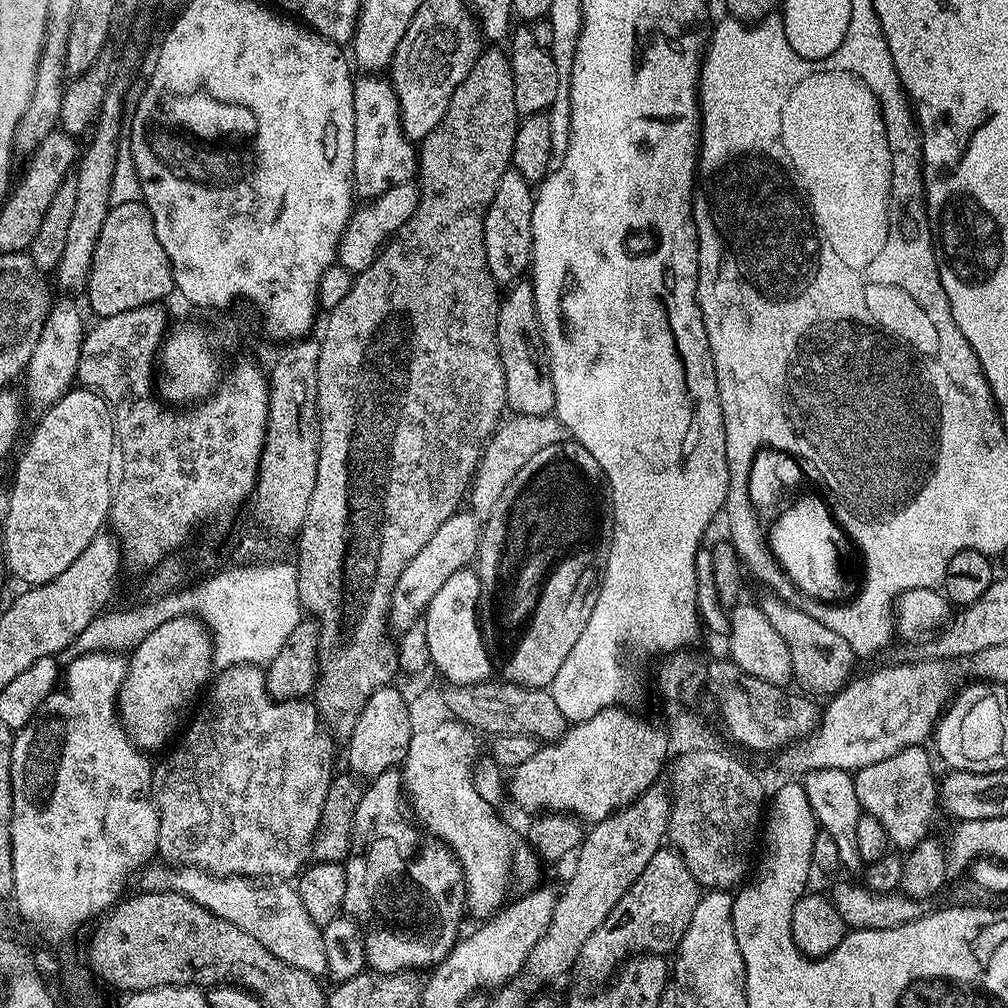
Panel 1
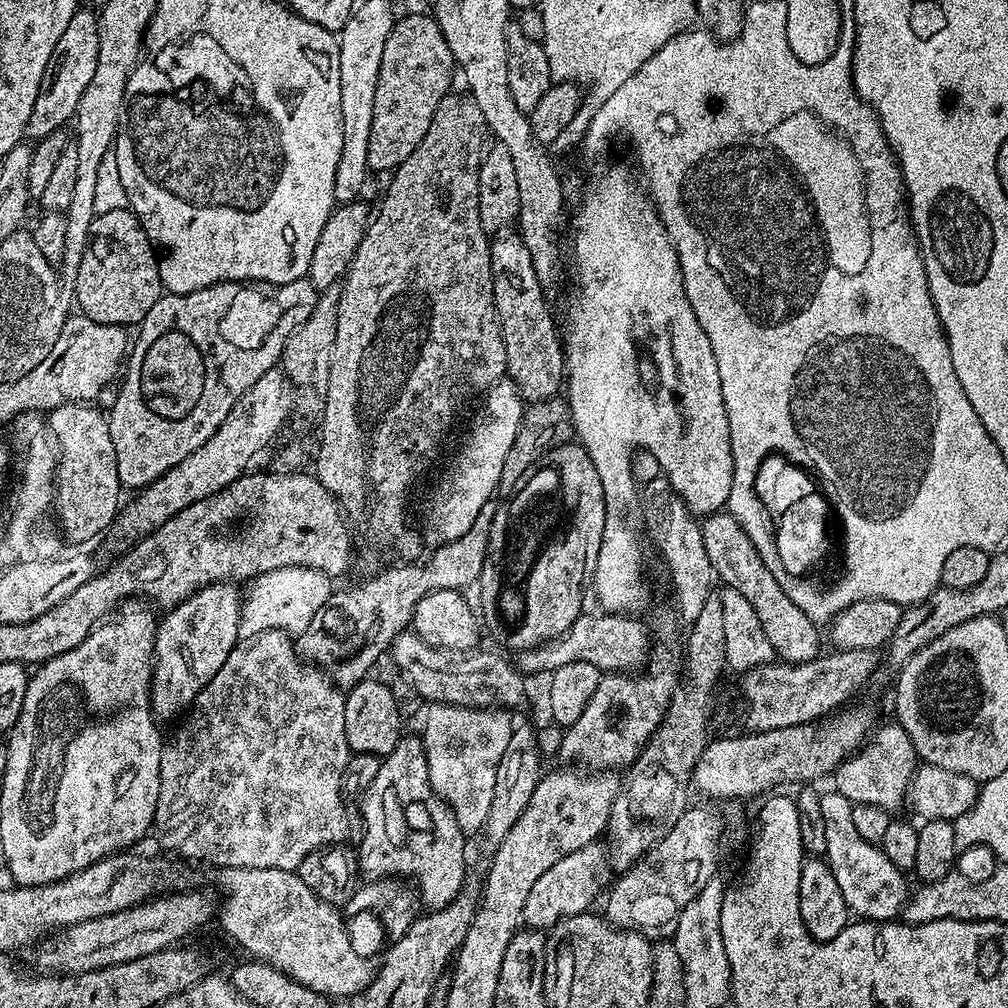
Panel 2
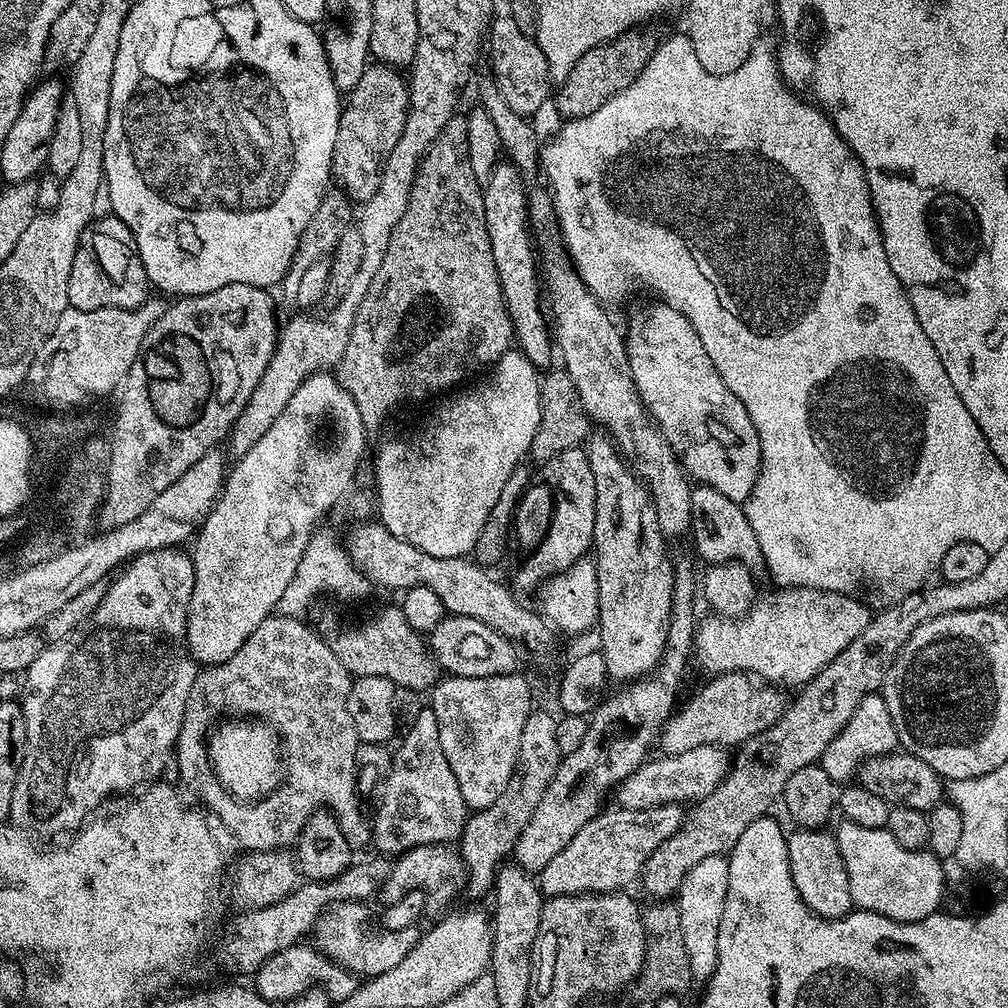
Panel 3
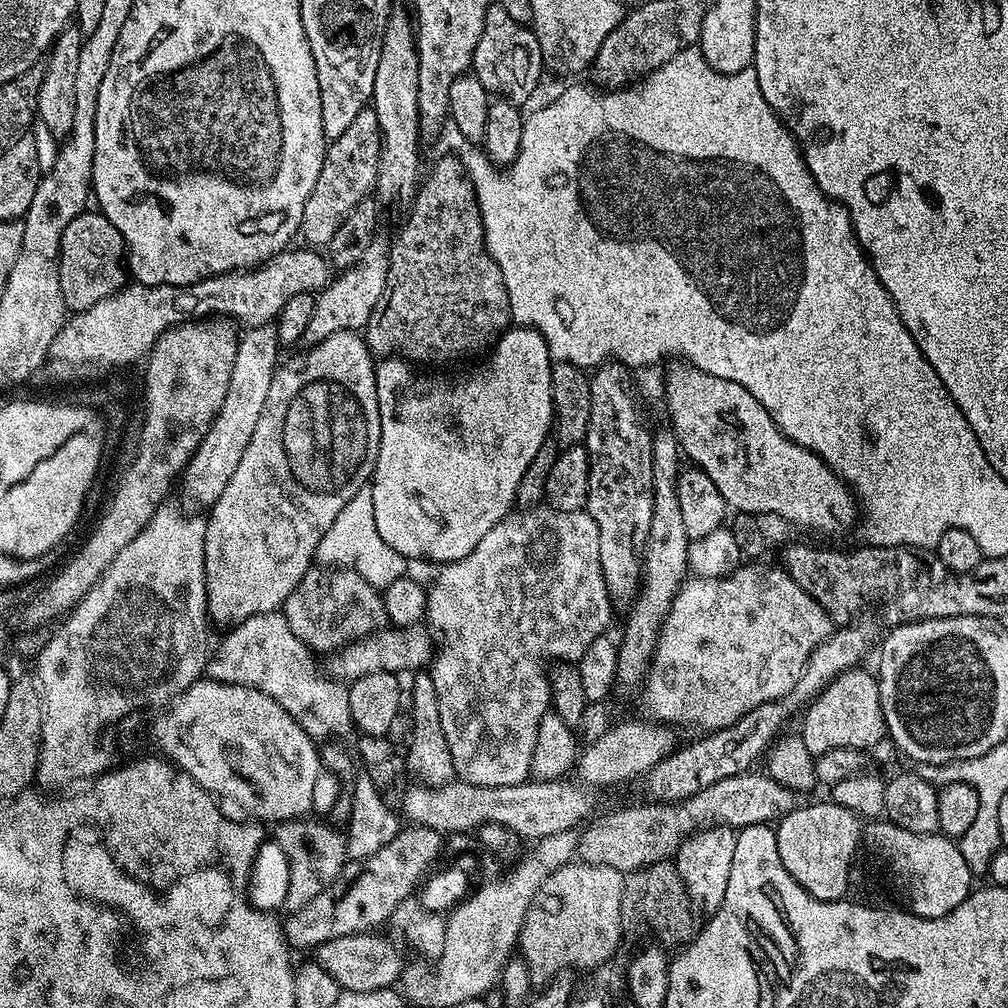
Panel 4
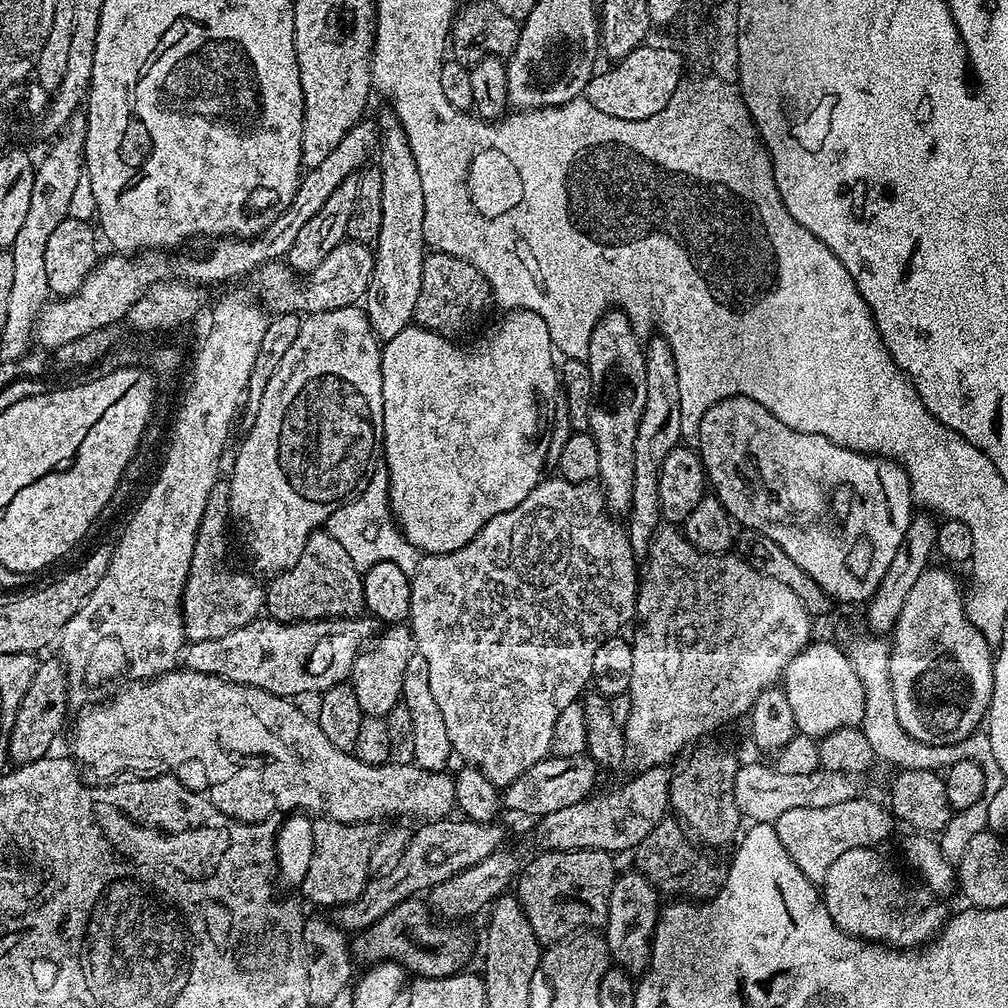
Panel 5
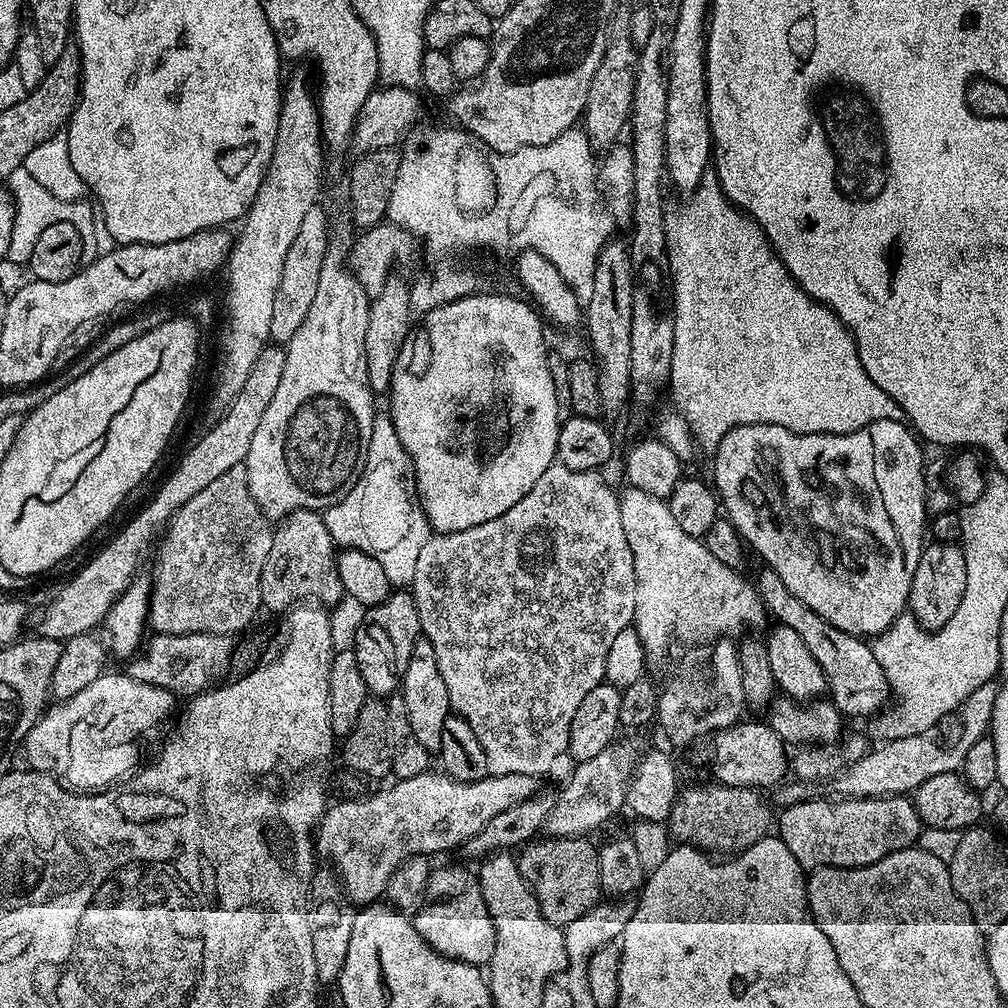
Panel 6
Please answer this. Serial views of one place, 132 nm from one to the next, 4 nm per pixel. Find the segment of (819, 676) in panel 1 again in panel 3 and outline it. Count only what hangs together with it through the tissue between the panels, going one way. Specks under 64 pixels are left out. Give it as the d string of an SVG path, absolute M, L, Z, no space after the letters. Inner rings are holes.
M702 484L693 487L690 514L690 540L696 543L696 552L705 560L705 565L739 562L753 570L761 567L764 555L758 546L758 538L754 538L754 530L746 518L743 507L737 501L726 498L726 494L718 494L718 490Z

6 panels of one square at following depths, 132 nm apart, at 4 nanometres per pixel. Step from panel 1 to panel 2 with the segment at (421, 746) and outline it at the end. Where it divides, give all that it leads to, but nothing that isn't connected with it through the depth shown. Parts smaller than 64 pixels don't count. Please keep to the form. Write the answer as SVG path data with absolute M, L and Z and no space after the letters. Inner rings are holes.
M429 703L422 739L432 788L453 809L465 835L476 835L489 816L498 766L506 754L506 742L514 727L509 713L494 708L463 708L457 704Z

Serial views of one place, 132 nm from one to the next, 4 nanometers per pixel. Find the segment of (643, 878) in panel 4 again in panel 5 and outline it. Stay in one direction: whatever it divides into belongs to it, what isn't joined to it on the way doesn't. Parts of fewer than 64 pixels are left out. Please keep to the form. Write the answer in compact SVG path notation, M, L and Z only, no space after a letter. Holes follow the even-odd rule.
M665 818L634 849L635 871L640 872L656 887L657 893L668 898L683 898L688 902L707 902L724 889L728 864L703 856L701 849L690 839L684 825L676 818Z

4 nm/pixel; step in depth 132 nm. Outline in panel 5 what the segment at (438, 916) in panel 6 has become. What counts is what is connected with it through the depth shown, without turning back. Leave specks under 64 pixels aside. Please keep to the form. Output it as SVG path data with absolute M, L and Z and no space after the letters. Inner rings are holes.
M413 898L403 900L388 915L381 918L377 924L372 924L359 933L354 940L354 952L367 962L391 962L401 964L405 972L414 976L425 976L426 978L446 978L455 976L465 971L468 959L472 956L472 940L463 932L448 922L441 922L434 915L431 907L423 899Z

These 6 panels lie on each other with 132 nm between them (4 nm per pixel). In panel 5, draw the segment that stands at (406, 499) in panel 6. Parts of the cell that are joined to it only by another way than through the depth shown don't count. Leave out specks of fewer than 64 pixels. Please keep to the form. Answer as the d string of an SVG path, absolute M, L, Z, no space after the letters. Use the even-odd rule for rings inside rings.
M376 466L368 478L368 484L348 503L330 514L326 530L350 554L350 562L358 569L366 569L378 562L394 562L408 576L412 576L420 565L421 553L400 531L396 517L392 514L392 503L388 497L388 469Z

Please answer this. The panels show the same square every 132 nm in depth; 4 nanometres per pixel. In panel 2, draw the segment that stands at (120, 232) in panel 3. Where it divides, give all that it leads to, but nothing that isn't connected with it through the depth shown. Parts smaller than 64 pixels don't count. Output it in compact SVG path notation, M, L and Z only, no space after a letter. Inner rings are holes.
M127 207L112 208L109 212L101 211L92 219L88 245L79 253L78 259L80 265L76 268L76 300L80 303L79 311L94 322L139 326L146 314L150 314L150 306L154 306L154 302L158 302L162 295L157 249L140 225L139 218Z

